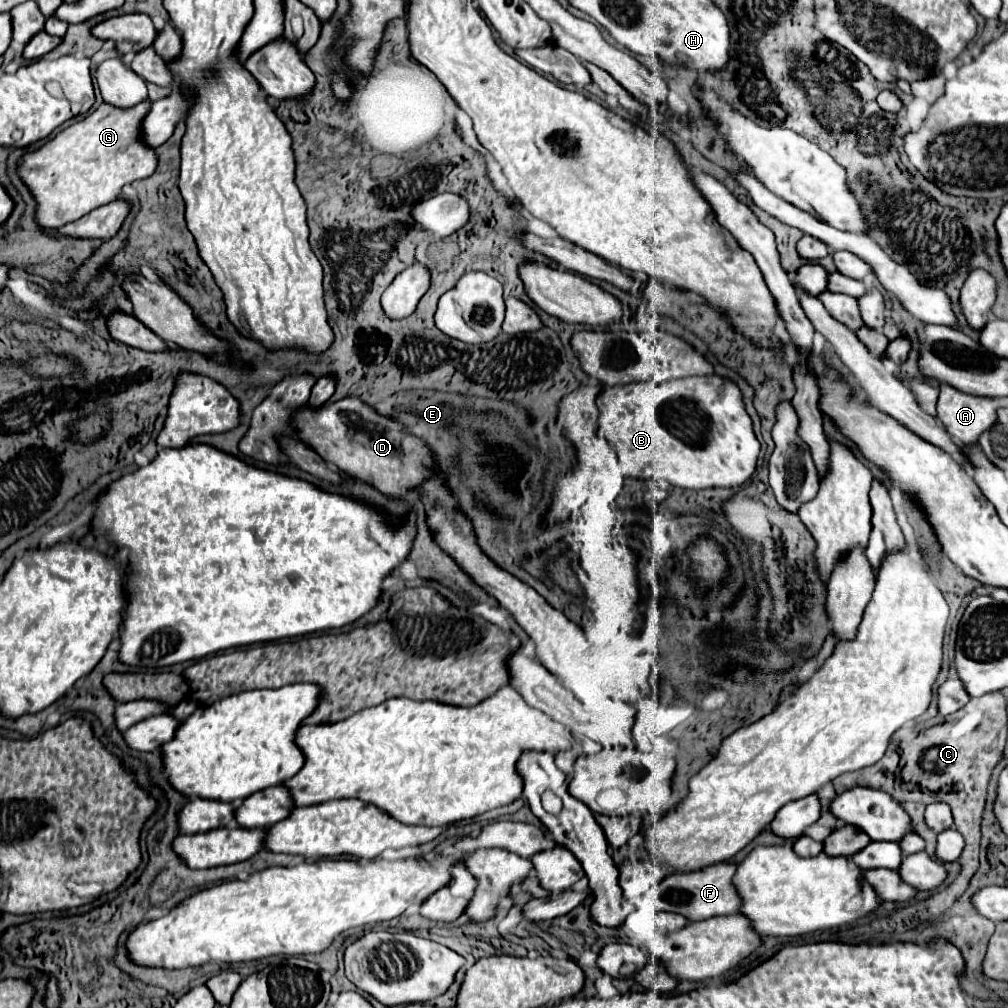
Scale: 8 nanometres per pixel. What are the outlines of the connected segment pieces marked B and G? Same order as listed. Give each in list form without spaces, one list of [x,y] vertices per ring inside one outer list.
[[[715,374],[711,376],[691,376],[691,378],[679,378],[679,380],[667,380],[667,382],[661,382],[661,384],[655,384],[655,382],[633,382],[633,384],[616,385],[610,388],[605,388],[597,396],[597,408],[599,408],[599,420],[597,420],[597,434],[601,438],[605,438],[613,450],[627,462],[629,466],[629,476],[633,478],[643,478],[643,480],[665,480],[669,482],[671,486],[677,486],[677,488],[737,488],[741,484],[745,484],[751,474],[755,472],[757,468],[757,456],[759,456],[759,442],[753,434],[753,424],[751,424],[751,418],[749,414],[745,412],[745,406],[743,406],[743,396],[741,396],[741,390],[725,380],[725,378],[719,378]]]
[[[151,102],[129,110],[101,104],[85,120],[61,130],[41,148],[27,152],[17,162],[17,174],[35,198],[35,220],[41,228],[59,228],[79,220],[93,208],[117,200],[121,188],[155,172],[157,156],[141,144],[141,122]]]

